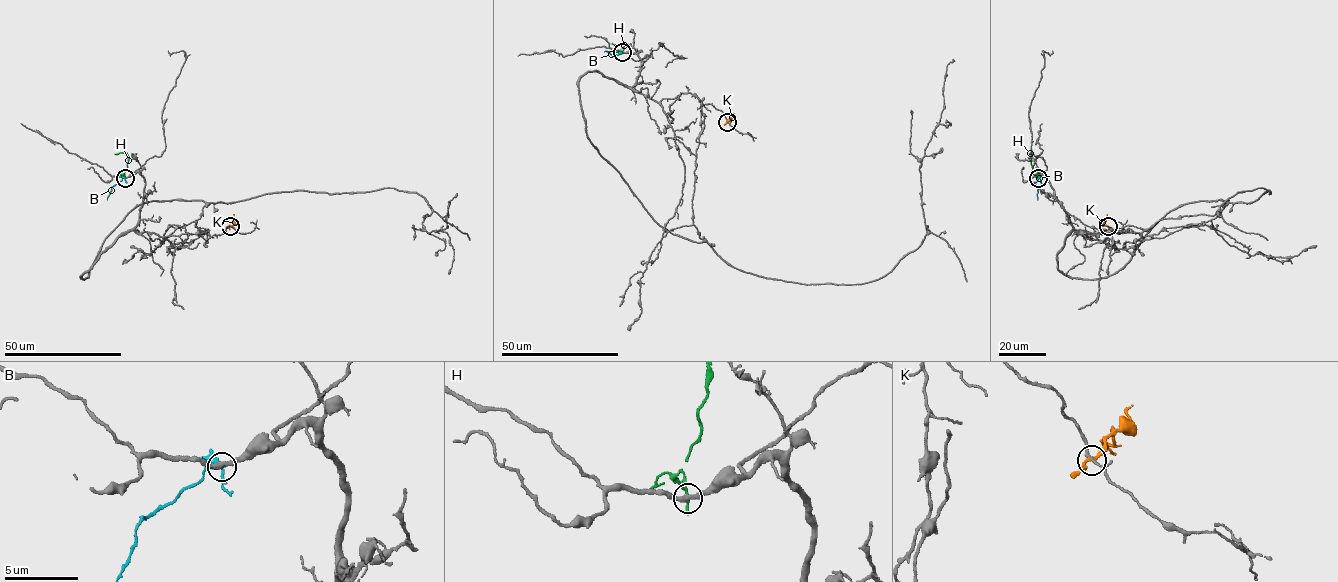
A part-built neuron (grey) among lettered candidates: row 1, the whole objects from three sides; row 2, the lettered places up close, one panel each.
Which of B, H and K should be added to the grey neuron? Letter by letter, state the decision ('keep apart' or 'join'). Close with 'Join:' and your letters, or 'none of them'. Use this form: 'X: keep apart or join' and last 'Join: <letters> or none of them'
B: join
H: keep apart
K: keep apart
Join: B

